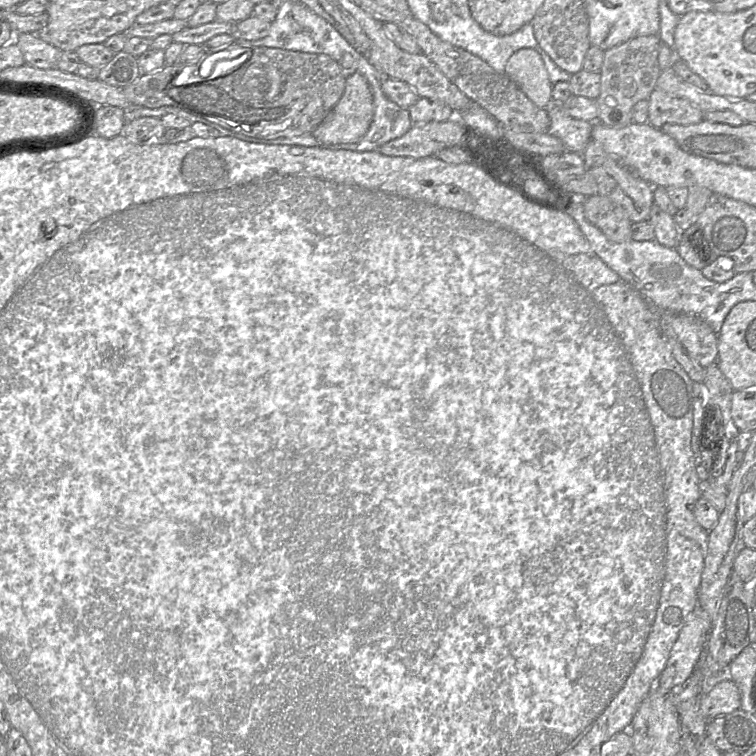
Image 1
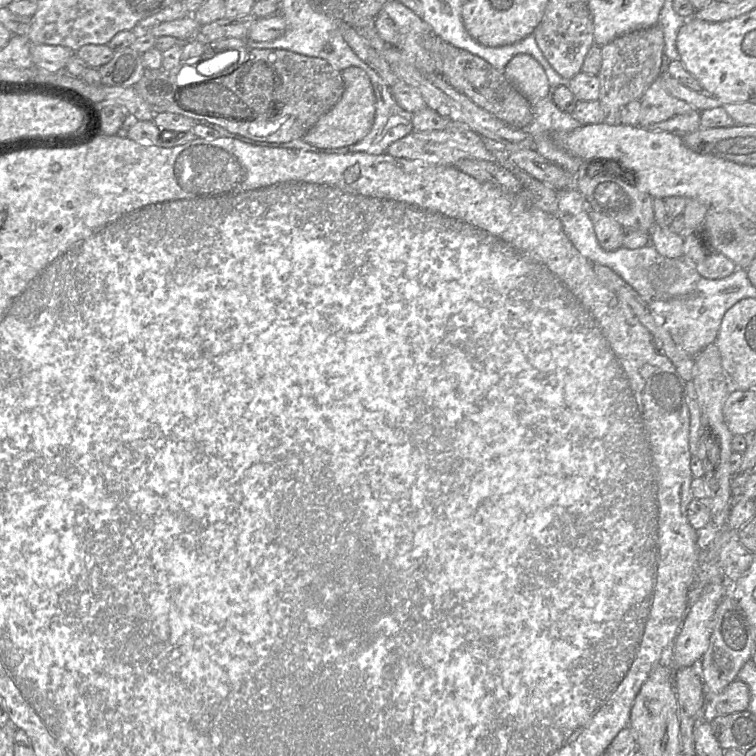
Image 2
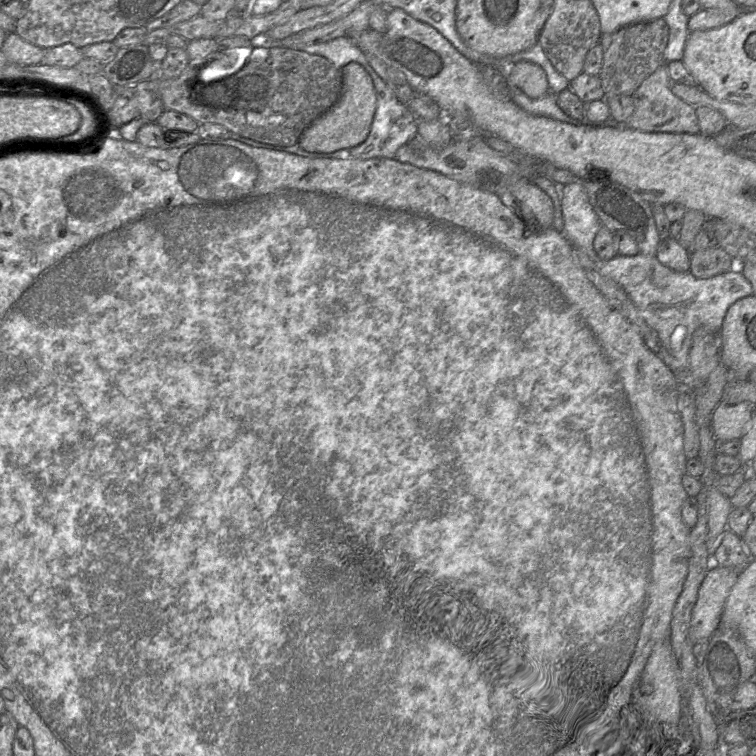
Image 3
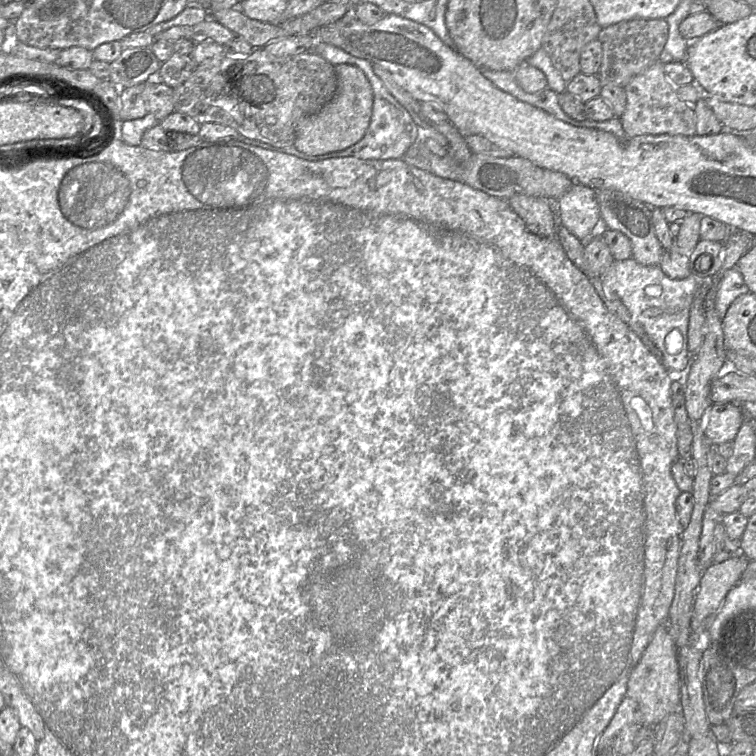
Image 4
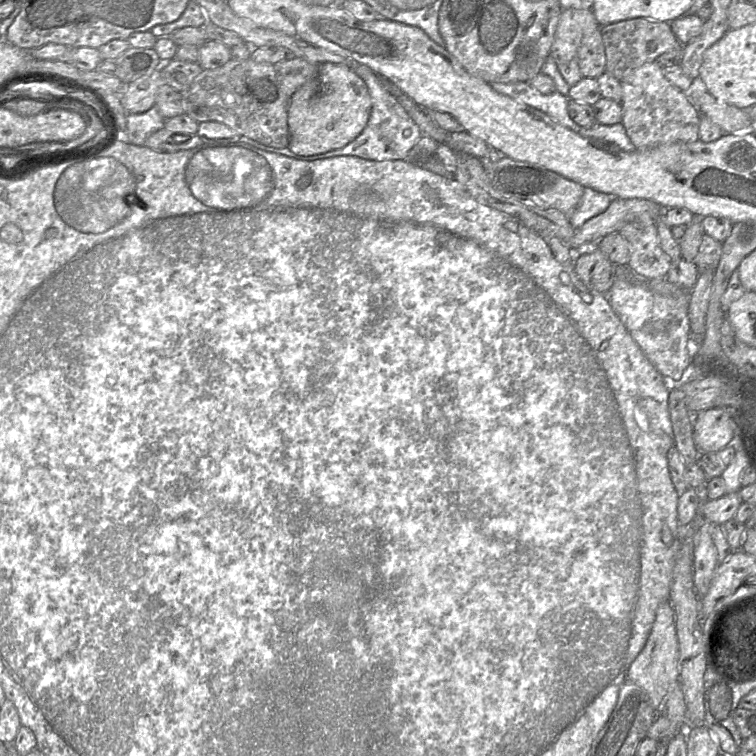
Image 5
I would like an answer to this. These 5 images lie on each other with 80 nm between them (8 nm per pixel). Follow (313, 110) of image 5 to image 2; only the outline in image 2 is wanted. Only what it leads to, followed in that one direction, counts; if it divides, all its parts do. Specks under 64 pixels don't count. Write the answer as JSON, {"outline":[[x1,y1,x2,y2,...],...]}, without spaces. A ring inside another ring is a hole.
{"outline":[[351,66,342,71,344,92,339,101,326,112,302,138,318,148,340,148,353,145,370,131,375,117,375,94,367,73]]}

